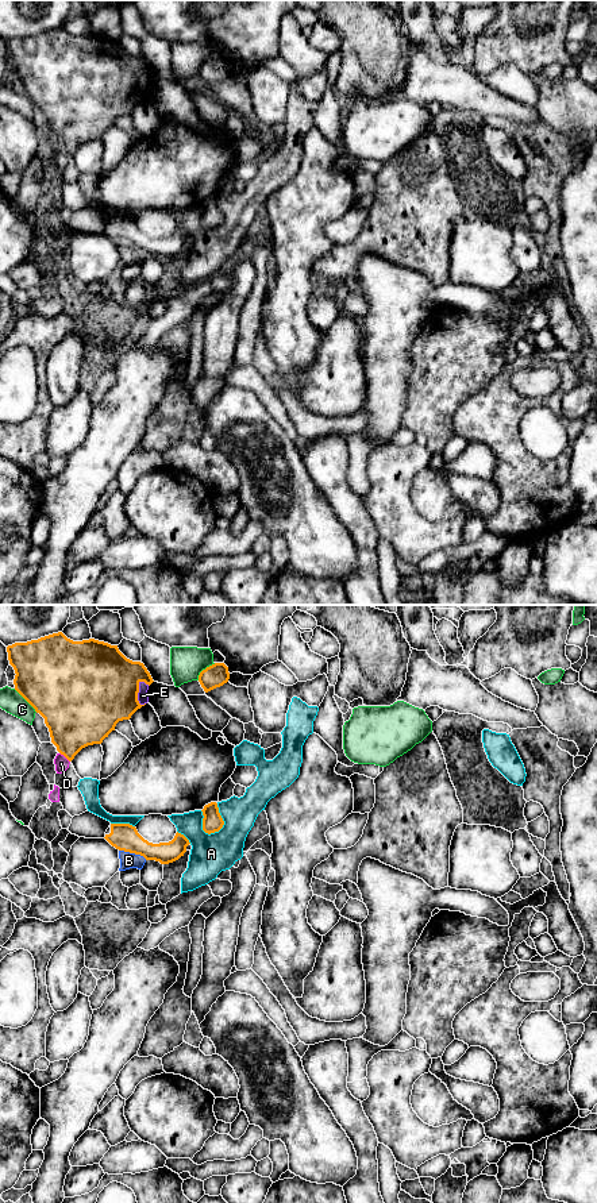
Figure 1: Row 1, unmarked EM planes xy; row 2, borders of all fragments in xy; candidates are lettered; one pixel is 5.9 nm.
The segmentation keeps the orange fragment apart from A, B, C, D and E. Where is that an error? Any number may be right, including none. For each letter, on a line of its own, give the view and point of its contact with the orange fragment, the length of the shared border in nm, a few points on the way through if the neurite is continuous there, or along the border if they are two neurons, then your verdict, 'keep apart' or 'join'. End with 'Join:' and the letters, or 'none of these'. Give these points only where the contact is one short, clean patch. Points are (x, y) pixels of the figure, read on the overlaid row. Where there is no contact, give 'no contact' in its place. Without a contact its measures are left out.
A: contact xy (223, 822); length 200 nm; keep apart
B: contact xy (133, 852); length 180 nm; border xy (119, 849), (139, 853), (146, 859); keep apart
C: contact xy (26, 700); length 200 nm; keep apart
D: contact xy (65, 756); length 90 nm; join
E: contact xy (137, 694); length 150 nm; join
Join: D, E

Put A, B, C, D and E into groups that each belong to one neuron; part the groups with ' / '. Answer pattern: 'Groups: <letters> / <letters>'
Groups: A / B / C / D E

